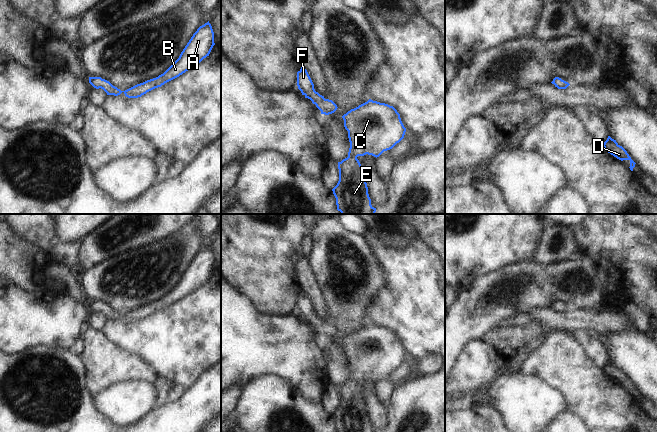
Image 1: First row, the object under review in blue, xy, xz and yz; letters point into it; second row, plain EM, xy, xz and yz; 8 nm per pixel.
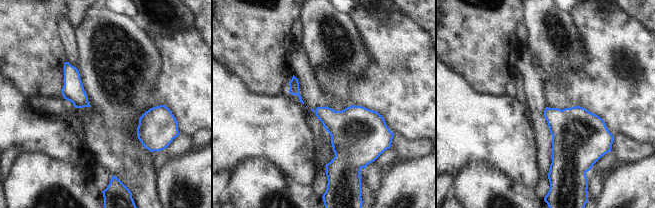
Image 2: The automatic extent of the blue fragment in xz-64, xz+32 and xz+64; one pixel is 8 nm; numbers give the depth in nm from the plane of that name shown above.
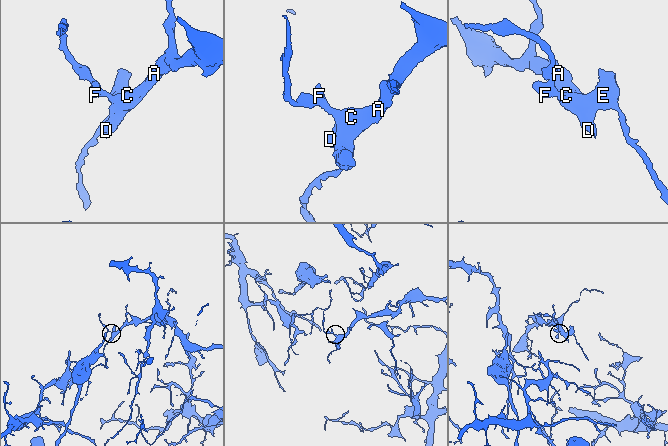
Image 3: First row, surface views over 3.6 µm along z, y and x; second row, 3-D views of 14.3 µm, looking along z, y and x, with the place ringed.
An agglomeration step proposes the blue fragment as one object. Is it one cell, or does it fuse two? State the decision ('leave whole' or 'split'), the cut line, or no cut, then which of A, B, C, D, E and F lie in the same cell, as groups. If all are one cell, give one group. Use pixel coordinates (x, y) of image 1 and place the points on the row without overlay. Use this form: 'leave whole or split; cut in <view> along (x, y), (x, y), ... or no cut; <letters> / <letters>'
leave whole; no cut; A B C D E F

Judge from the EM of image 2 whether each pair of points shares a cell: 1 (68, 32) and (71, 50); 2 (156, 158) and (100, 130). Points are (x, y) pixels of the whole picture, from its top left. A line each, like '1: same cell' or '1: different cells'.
1: same cell
2: different cells

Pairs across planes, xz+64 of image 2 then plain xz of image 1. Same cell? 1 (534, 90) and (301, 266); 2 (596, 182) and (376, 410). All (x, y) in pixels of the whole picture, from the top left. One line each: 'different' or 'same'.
1: same
2: different

